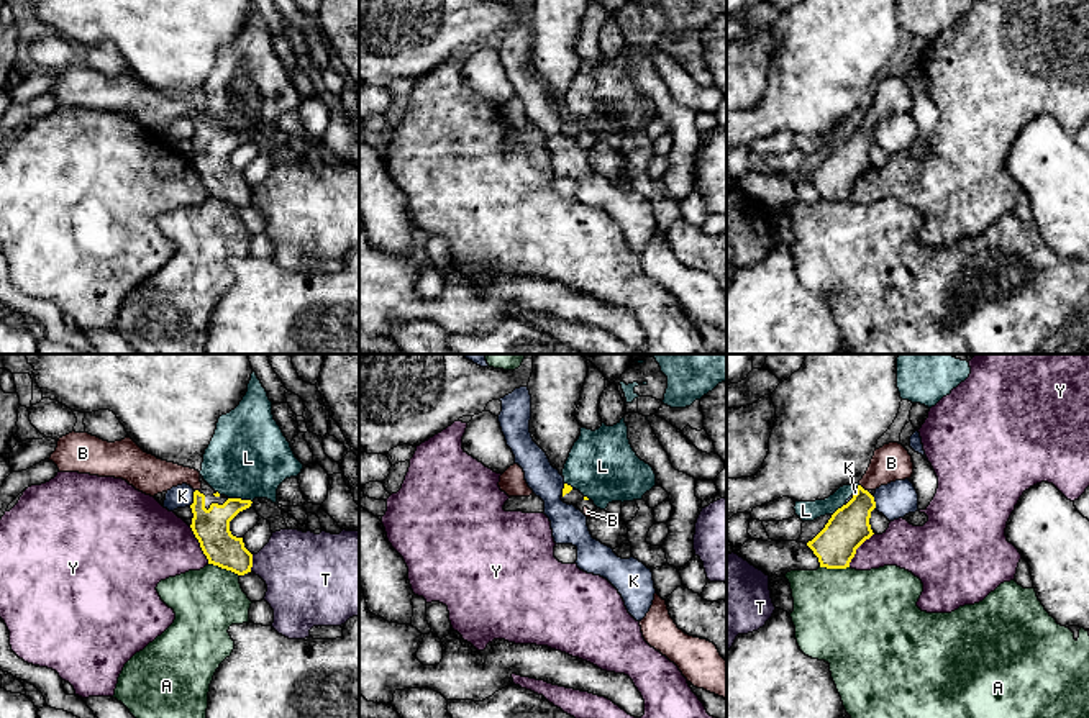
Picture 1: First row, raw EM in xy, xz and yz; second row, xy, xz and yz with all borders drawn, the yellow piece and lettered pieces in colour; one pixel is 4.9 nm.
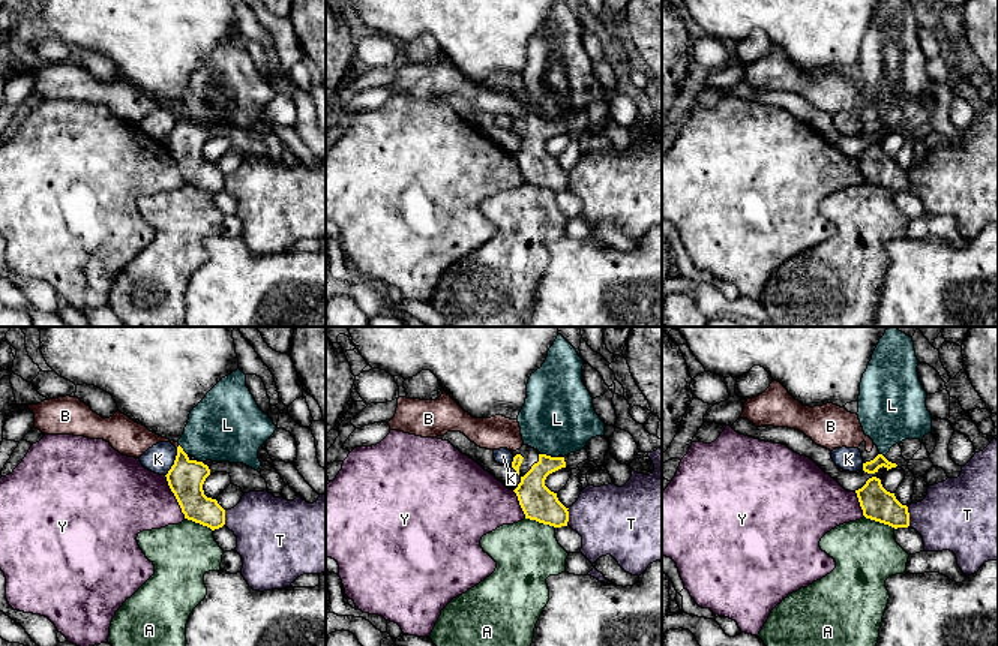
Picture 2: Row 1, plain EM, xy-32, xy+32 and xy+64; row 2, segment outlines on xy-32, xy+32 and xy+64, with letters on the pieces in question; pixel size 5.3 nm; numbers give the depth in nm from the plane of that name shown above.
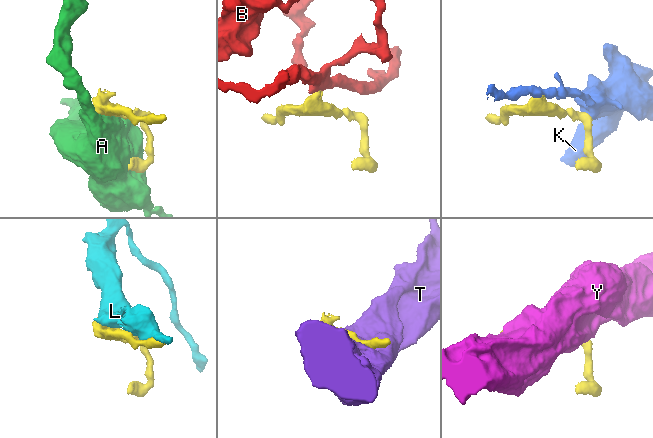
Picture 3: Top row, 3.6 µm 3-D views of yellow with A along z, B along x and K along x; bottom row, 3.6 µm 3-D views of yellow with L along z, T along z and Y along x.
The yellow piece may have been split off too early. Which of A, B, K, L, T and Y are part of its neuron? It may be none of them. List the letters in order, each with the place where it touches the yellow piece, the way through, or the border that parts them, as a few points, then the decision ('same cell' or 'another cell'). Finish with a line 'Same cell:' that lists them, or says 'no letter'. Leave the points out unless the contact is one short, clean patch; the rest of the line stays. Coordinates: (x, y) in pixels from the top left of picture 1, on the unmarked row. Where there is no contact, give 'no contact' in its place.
A: xy (223, 200) | another cell
B: yz (861, 120) | across yz (848, 161), (861, 138), (861, 120), (891, 95) | same cell
K: xy (194, 131) | along xy (195, 123), (194, 133), (189, 138) | another cell
L: xy (240, 131) | another cell
T: xy (251, 195) | another cell
Y: xy (200, 177) | along xy (189, 159), (209, 195) | another cell
Same cell: B

